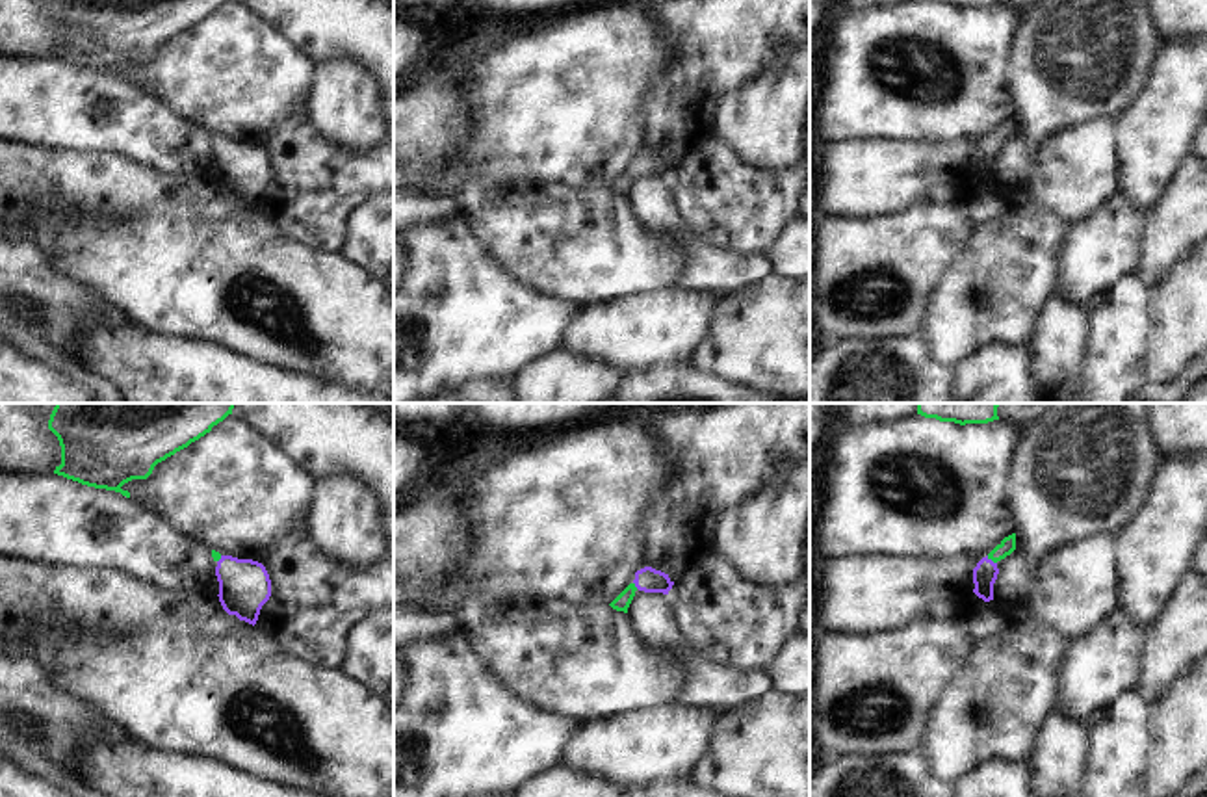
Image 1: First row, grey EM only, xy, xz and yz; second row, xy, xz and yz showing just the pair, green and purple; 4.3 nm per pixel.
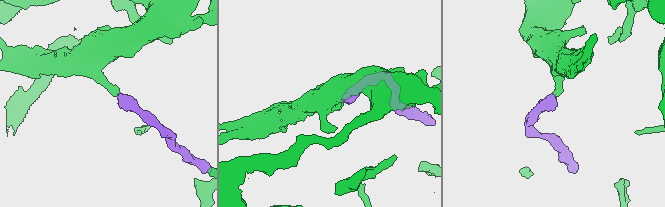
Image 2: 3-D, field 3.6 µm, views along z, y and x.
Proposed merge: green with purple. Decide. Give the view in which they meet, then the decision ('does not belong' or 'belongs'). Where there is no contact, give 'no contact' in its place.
contact in yz; belongs

